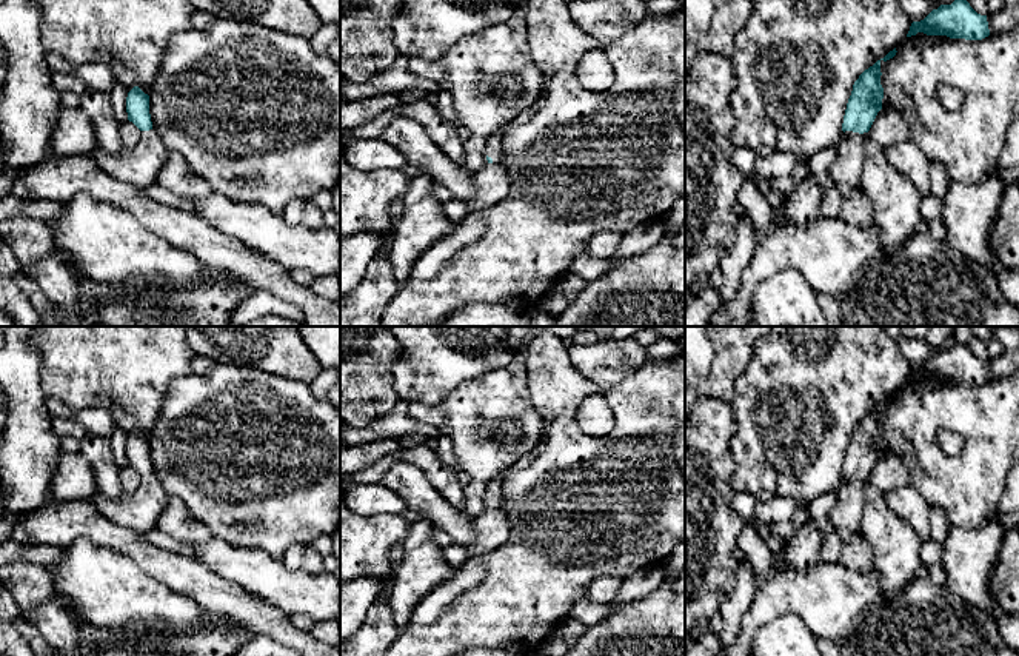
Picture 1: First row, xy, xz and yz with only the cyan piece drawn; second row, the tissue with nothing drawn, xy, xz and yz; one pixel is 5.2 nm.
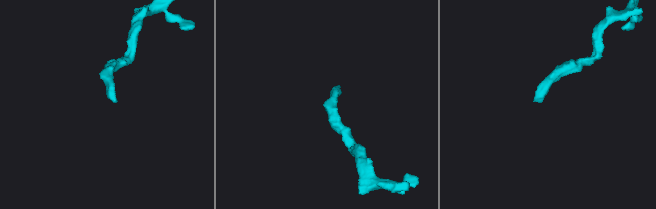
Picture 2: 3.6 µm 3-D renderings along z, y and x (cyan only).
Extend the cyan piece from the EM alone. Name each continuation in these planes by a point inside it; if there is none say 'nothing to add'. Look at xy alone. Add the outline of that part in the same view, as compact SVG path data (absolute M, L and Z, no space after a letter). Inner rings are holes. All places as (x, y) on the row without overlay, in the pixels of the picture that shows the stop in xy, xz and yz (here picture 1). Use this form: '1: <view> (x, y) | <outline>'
1: xy (139, 512) | M149 474L140 476L139 488L134 493L123 493L117 500L95 496L92 502L111 522L135 533L143 533L155 527L168 499L169 494L160 480Z

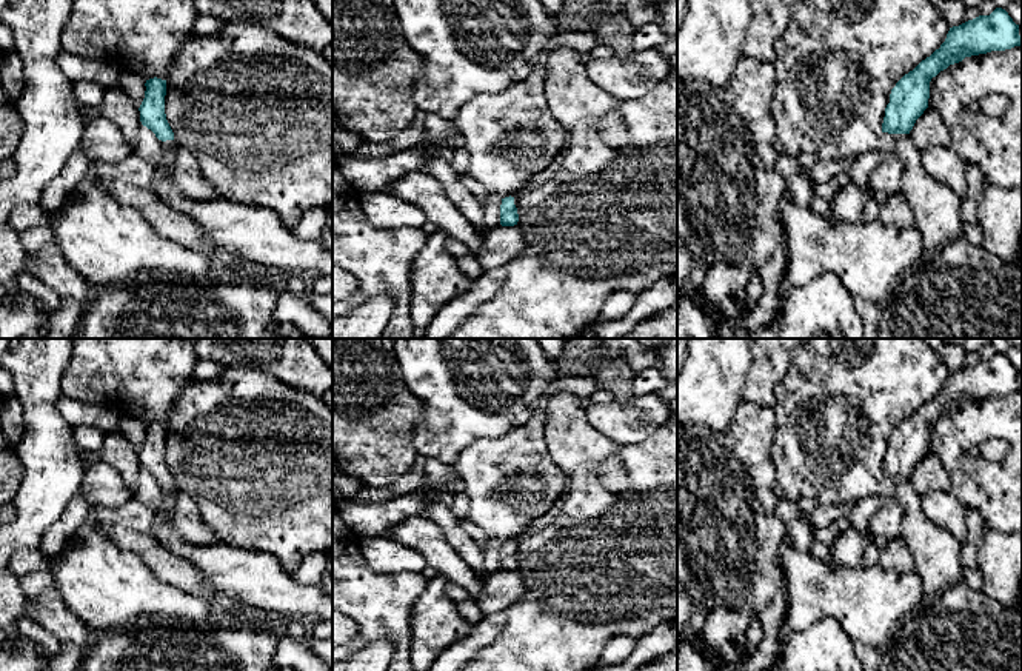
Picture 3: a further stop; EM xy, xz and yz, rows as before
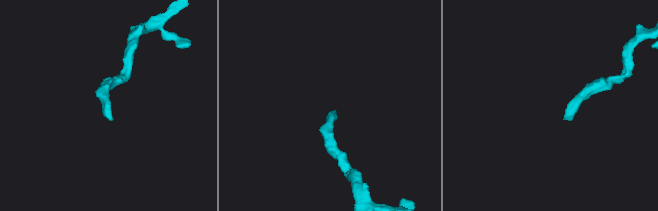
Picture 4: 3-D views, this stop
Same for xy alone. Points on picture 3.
1: xy (134, 514) | M166 485L162 488L162 500L157 509L134 499L117 508L94 506L91 511L91 519L94 522L115 523L128 529L151 534L154 531L154 520L157 516L163 516L171 522L174 512L174 500L175 486Z

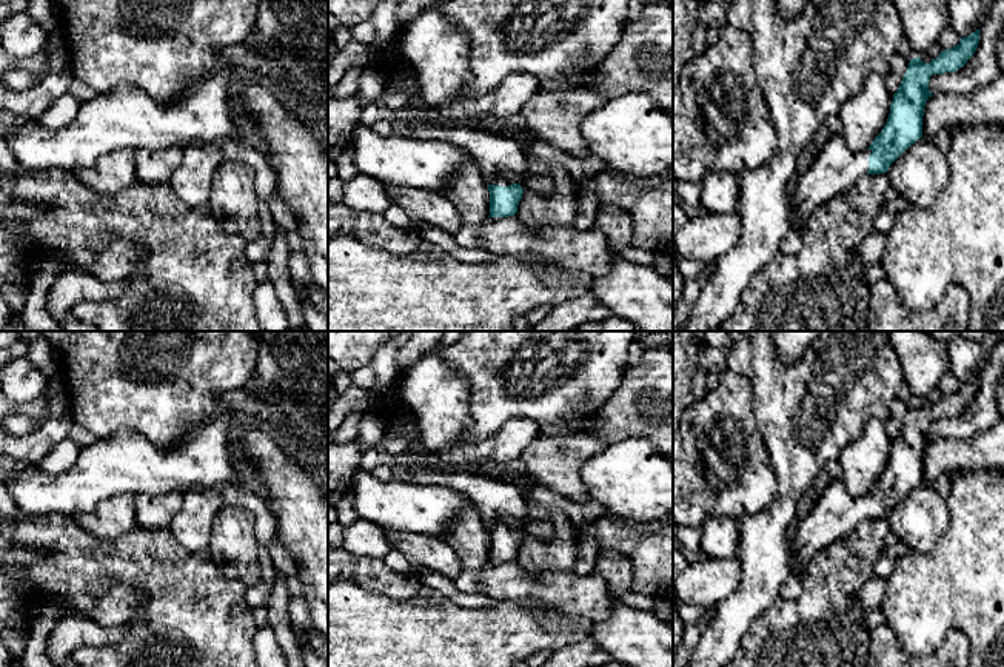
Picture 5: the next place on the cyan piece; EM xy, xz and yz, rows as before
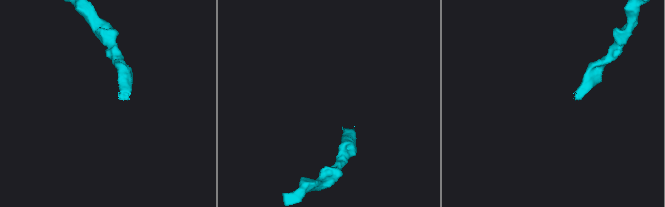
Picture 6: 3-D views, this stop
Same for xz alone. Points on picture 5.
1: xz (495, 499) | M403 411L387 427L380 450L391 462L405 465L414 482L443 485L467 496L477 508L487 530L510 531L505 518L524 519L528 516L524 485L517 481L502 481L480 470L450 470L443 465L423 467L408 450L410 437L419 431L416 416Z

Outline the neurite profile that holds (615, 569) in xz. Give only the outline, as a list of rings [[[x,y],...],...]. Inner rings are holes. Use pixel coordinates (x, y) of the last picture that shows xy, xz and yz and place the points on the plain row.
[[[599,551],[593,573],[607,582],[610,595],[616,601],[633,590],[633,568],[621,553]]]

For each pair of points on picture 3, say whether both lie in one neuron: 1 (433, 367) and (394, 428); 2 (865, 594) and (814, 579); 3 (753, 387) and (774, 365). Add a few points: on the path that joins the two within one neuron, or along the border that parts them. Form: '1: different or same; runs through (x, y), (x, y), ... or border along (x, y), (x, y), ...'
1: different; border along (397, 363), (405, 385), (424, 405), (414, 433)
2: same; runs through (853, 594), (831, 594), (827, 591)
3: same; runs through (758, 382), (770, 370)

